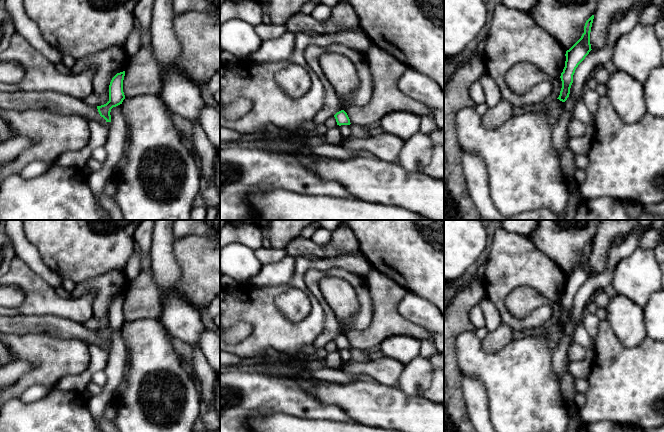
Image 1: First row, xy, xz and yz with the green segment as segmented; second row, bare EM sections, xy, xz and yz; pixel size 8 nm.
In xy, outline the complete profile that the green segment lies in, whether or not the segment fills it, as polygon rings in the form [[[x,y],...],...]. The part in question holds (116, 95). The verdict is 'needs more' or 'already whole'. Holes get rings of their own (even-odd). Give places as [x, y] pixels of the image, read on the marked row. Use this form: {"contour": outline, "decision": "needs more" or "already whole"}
{"contour": [[[125,71],[117,73],[111,80],[109,85],[109,101],[101,106],[97,106],[98,112],[106,122],[111,122],[111,109],[122,104],[125,99],[123,92],[123,80]]], "decision": "already whole"}

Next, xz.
{"contour": [[[341,110],[339,112],[337,112],[334,115],[337,125],[341,126],[341,125],[350,125],[350,119],[347,115],[347,113],[344,110]]], "decision": "already whole"}

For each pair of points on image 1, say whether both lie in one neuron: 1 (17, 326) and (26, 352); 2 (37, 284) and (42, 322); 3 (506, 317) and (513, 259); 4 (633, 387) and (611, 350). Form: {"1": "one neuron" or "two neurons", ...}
{"1": "two neurons", "2": "two neurons", "3": "one neuron", "4": "one neuron"}

